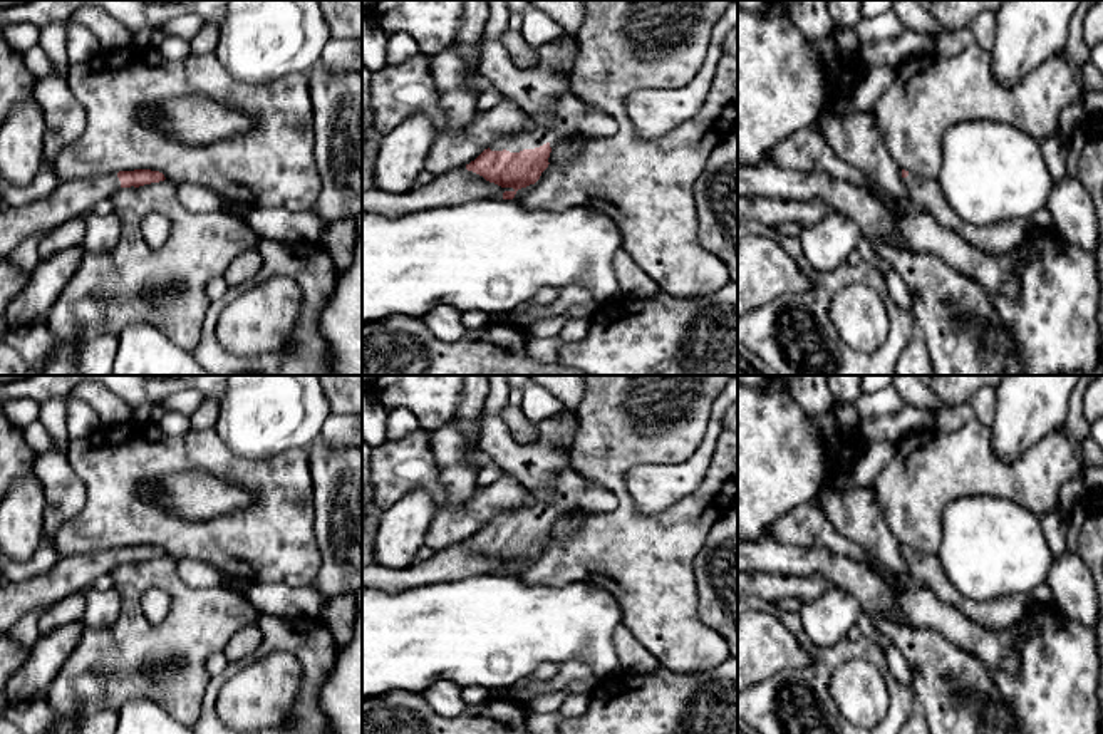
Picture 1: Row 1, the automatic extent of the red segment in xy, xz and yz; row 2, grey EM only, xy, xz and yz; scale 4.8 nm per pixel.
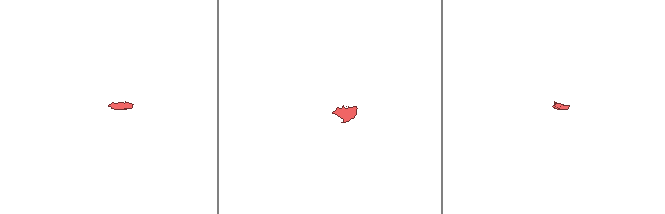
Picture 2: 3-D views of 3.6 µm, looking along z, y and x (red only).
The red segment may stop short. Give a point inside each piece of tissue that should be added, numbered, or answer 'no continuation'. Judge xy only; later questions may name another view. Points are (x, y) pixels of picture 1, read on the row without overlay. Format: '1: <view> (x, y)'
1: xy (69, 575)

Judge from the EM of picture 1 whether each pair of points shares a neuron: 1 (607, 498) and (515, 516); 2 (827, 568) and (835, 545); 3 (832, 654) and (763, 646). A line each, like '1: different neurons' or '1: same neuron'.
1: same neuron
2: different neurons
3: different neurons

